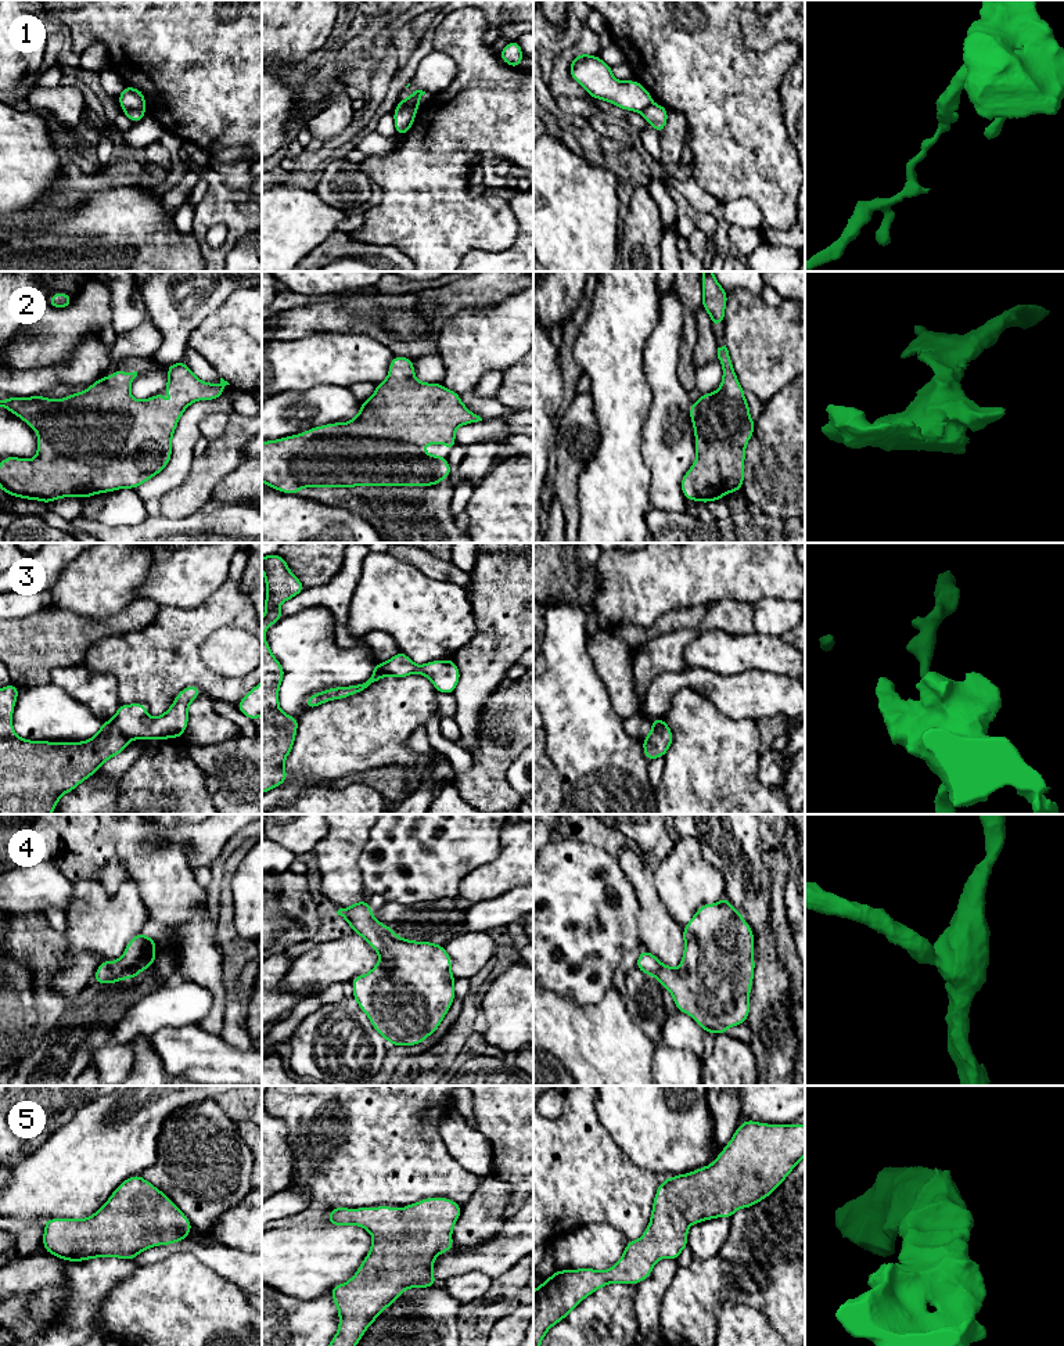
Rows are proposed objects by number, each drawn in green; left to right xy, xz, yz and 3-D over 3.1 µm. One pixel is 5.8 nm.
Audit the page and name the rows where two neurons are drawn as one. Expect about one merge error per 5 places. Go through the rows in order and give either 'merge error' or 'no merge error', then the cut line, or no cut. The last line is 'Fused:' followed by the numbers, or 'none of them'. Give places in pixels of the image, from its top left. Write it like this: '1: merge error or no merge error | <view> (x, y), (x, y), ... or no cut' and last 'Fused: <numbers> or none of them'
1: merge error | xy (144, 110), (123, 111)
2: no merge error | no cut
3: merge error | xy (110, 720), (129, 740)
4: no merge error | no cut
5: no merge error | no cut
Fused: 1, 3

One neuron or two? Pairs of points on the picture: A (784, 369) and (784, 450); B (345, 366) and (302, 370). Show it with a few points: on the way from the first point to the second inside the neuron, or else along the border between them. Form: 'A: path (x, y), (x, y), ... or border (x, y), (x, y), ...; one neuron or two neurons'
A: border (790, 381), (764, 403); two neurons
B: path (334, 366), (313, 366); one neuron

